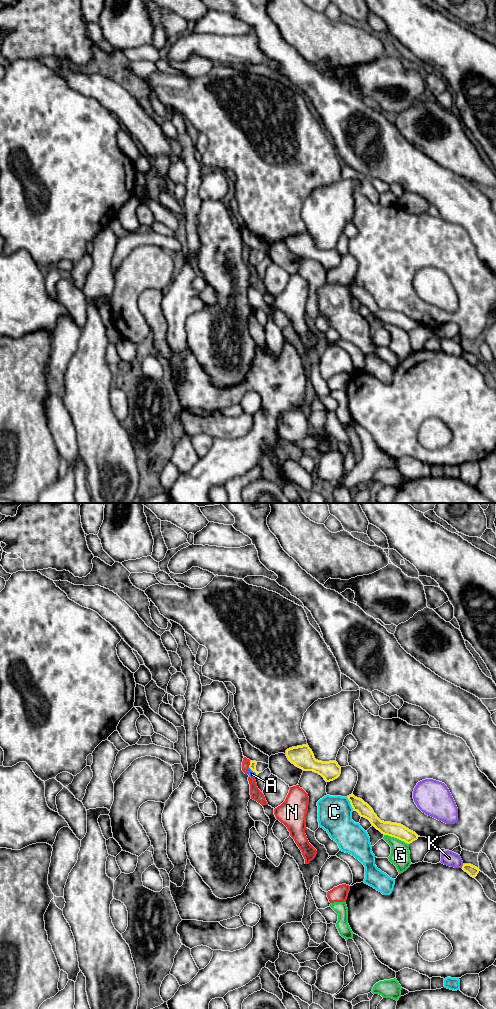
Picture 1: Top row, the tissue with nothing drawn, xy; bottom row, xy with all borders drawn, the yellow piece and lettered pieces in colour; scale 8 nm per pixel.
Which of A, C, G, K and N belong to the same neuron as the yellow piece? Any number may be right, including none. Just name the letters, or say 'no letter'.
A

